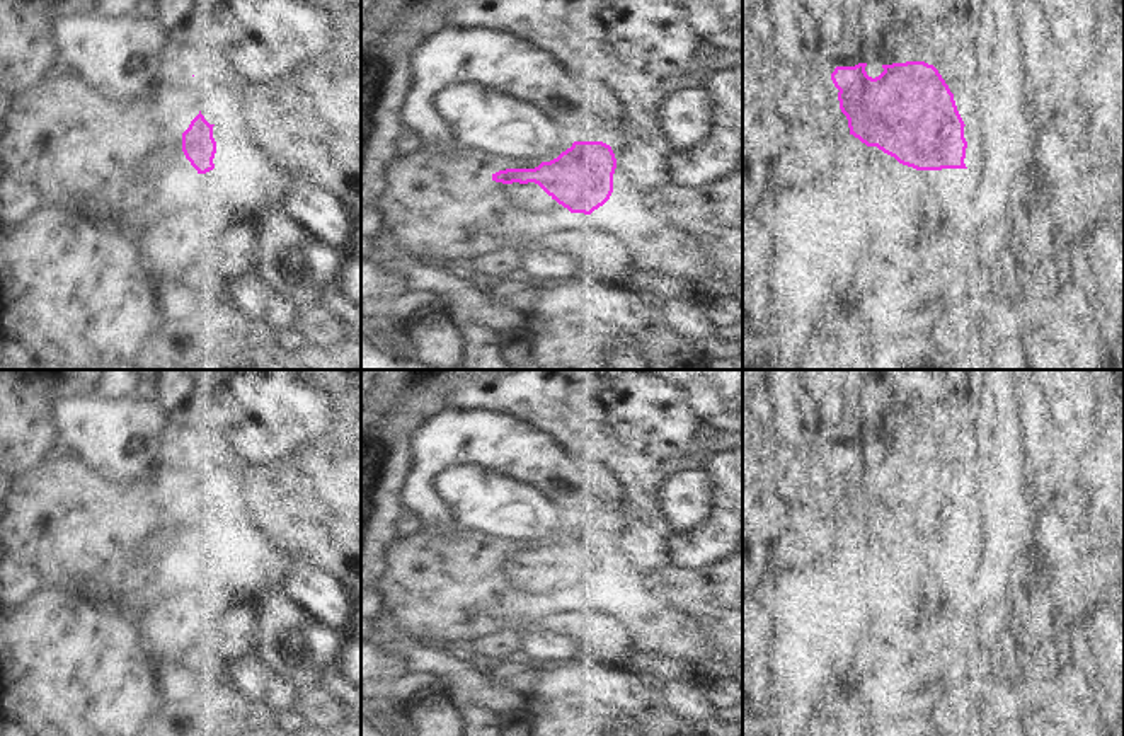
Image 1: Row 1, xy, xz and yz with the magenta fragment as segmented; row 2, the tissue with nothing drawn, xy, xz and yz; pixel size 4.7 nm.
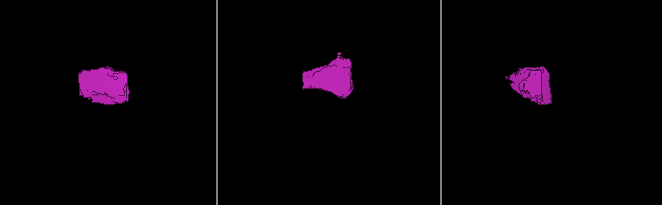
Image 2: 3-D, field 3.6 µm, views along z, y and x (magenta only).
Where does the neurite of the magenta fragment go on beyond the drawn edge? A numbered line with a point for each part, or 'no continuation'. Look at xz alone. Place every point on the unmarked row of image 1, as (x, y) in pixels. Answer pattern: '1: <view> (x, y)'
1: xz (646, 629)

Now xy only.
1: xy (258, 563)

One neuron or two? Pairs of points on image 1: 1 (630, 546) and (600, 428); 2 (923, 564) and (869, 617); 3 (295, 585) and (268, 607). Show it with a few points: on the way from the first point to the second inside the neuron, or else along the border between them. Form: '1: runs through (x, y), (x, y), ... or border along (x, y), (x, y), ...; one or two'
1: runs through (639, 517), (639, 467), (629, 457); one
2: border along (900, 546), (898, 573); two
3: border along (278, 585), (317, 617); two

